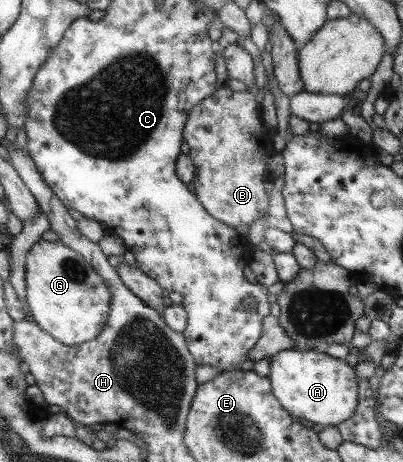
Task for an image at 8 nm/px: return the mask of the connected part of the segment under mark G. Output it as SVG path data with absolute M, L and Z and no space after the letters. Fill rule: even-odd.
M40 239L25 257L25 302L30 320L51 338L68 347L99 335L109 315L111 294L105 282L79 254L59 241Z

